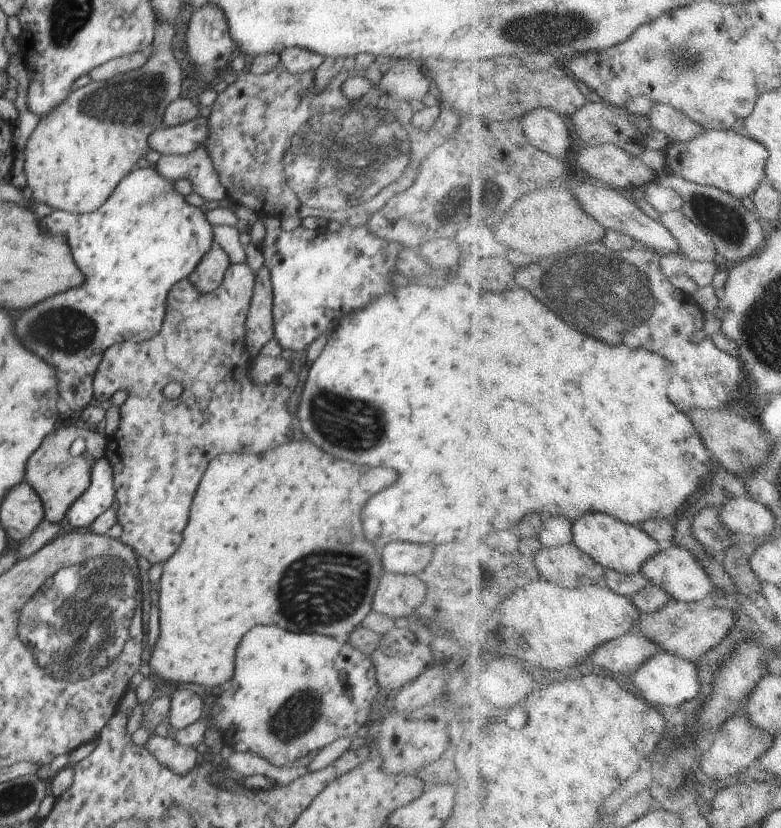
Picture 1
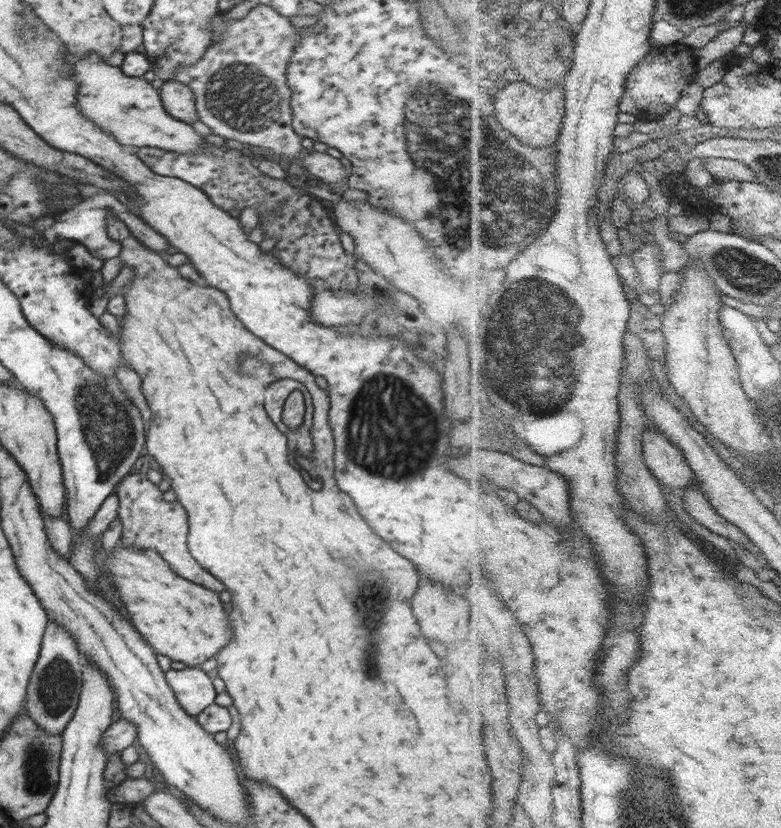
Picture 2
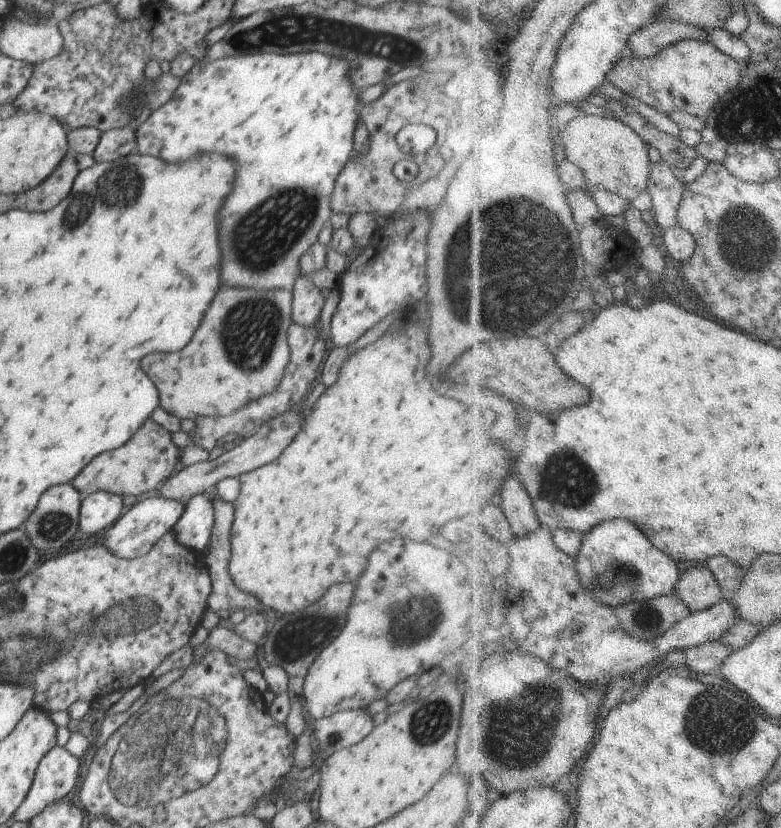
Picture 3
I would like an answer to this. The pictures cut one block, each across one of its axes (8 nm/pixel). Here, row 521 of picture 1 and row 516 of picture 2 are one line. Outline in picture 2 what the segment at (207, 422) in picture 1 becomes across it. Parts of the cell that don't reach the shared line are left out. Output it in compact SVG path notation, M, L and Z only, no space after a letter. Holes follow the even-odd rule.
M139 472L126 475L117 485L115 493L119 498L117 518L120 520L120 524L122 524L122 535L118 542L119 546L126 548L126 550L128 550L128 548L136 550L156 550L156 552L168 562L170 568L182 578L205 586L215 593L220 593L224 590L224 583L219 581L218 578L214 577L214 575L210 574L206 569L202 568L202 566L198 564L198 561L190 554L187 546L187 534L189 531L188 515L186 509L184 509L178 501L166 502L166 500L163 500L163 492L158 489L158 485L150 482L147 479L147 475L142 475Z

